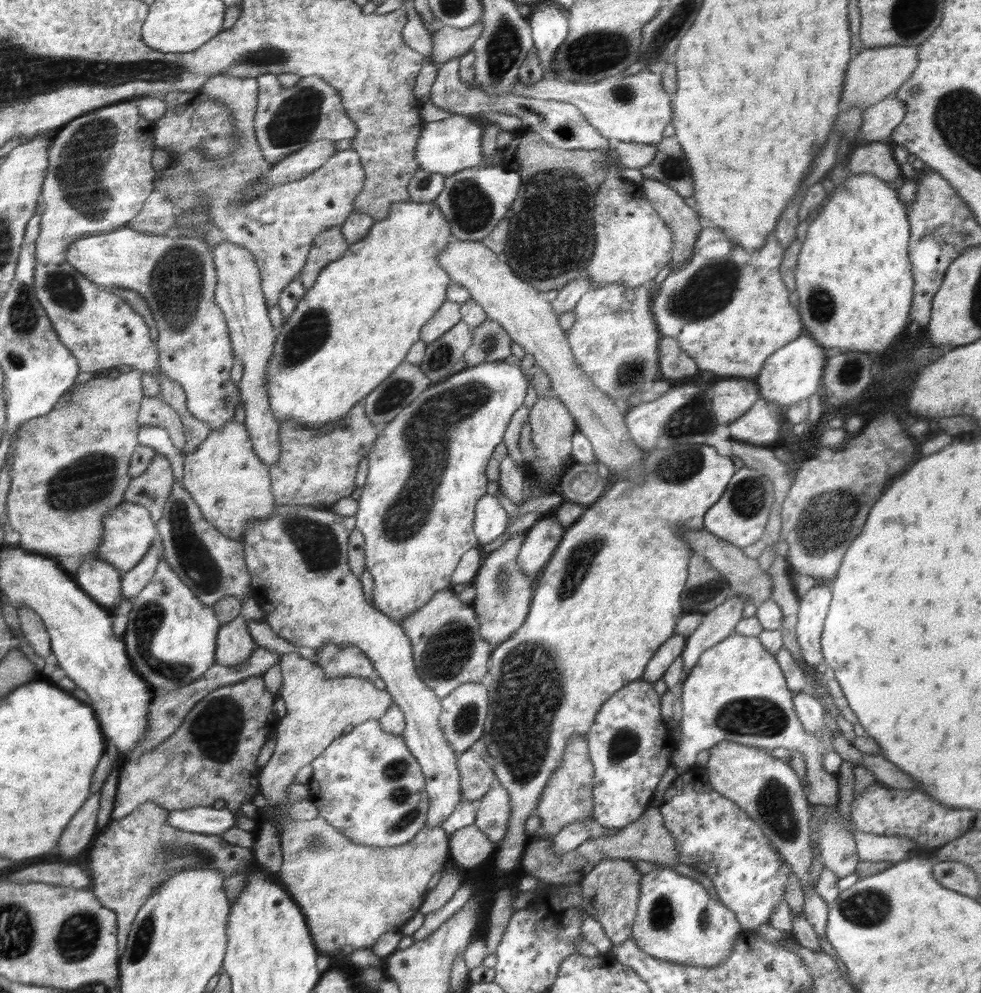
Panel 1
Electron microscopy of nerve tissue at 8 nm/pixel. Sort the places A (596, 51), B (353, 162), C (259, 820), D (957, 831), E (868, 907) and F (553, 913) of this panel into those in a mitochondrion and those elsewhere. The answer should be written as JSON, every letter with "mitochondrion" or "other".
{"A":"mitochondrion","B":"other","C":"other","D":"other","E":"mitochondrion","F":"other"}

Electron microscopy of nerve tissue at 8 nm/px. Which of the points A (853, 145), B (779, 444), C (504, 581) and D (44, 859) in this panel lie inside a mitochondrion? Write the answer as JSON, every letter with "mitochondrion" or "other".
{"A":"other","B":"other","C":"mitochondrion","D":"other"}

